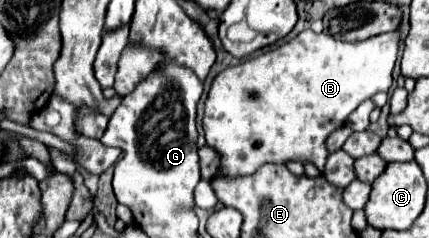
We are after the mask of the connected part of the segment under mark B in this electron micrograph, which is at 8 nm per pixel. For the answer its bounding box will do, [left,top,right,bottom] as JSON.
[202,28,400,175]

